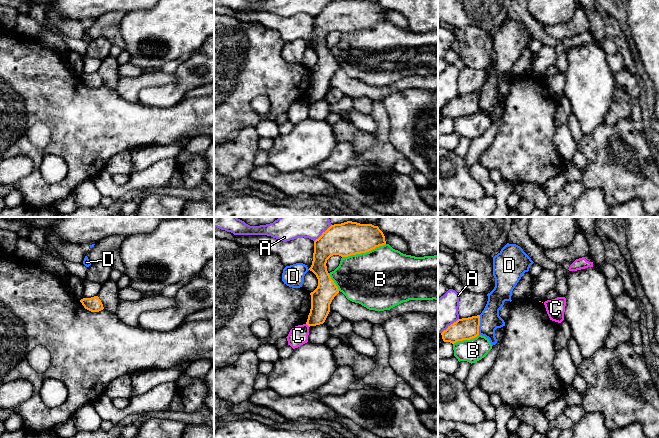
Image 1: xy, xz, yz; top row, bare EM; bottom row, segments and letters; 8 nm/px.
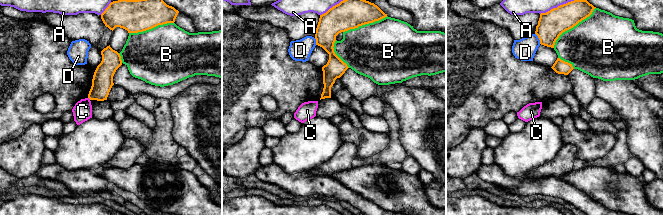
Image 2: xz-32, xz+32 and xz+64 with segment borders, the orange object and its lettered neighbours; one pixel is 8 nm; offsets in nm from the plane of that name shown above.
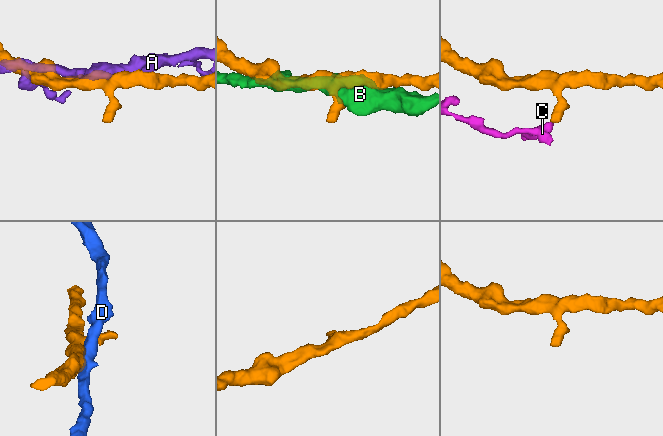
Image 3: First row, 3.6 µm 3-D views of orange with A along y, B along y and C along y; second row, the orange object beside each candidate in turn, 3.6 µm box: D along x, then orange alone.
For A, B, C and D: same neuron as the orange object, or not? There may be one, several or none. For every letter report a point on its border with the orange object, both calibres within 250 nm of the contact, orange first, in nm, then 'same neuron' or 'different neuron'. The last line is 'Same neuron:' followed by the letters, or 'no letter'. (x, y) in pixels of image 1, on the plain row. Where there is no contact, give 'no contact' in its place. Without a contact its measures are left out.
A: meets orange in xz at (322, 9); 260 nm thick on the orange side, 130 nm on the other; different neuron
B: meets orange in xz at (363, 28); 260 nm thick on the orange side, 480 nm on the other; different neuron
C: meets orange in xz at (308, 101); 170 nm thick on the orange side, 150 nm on the other; different neuron
D: meets orange in yz at (479, 101); 180 nm thick on the orange side, 160 nm on the other; different neuron
Same neuron: no letter

